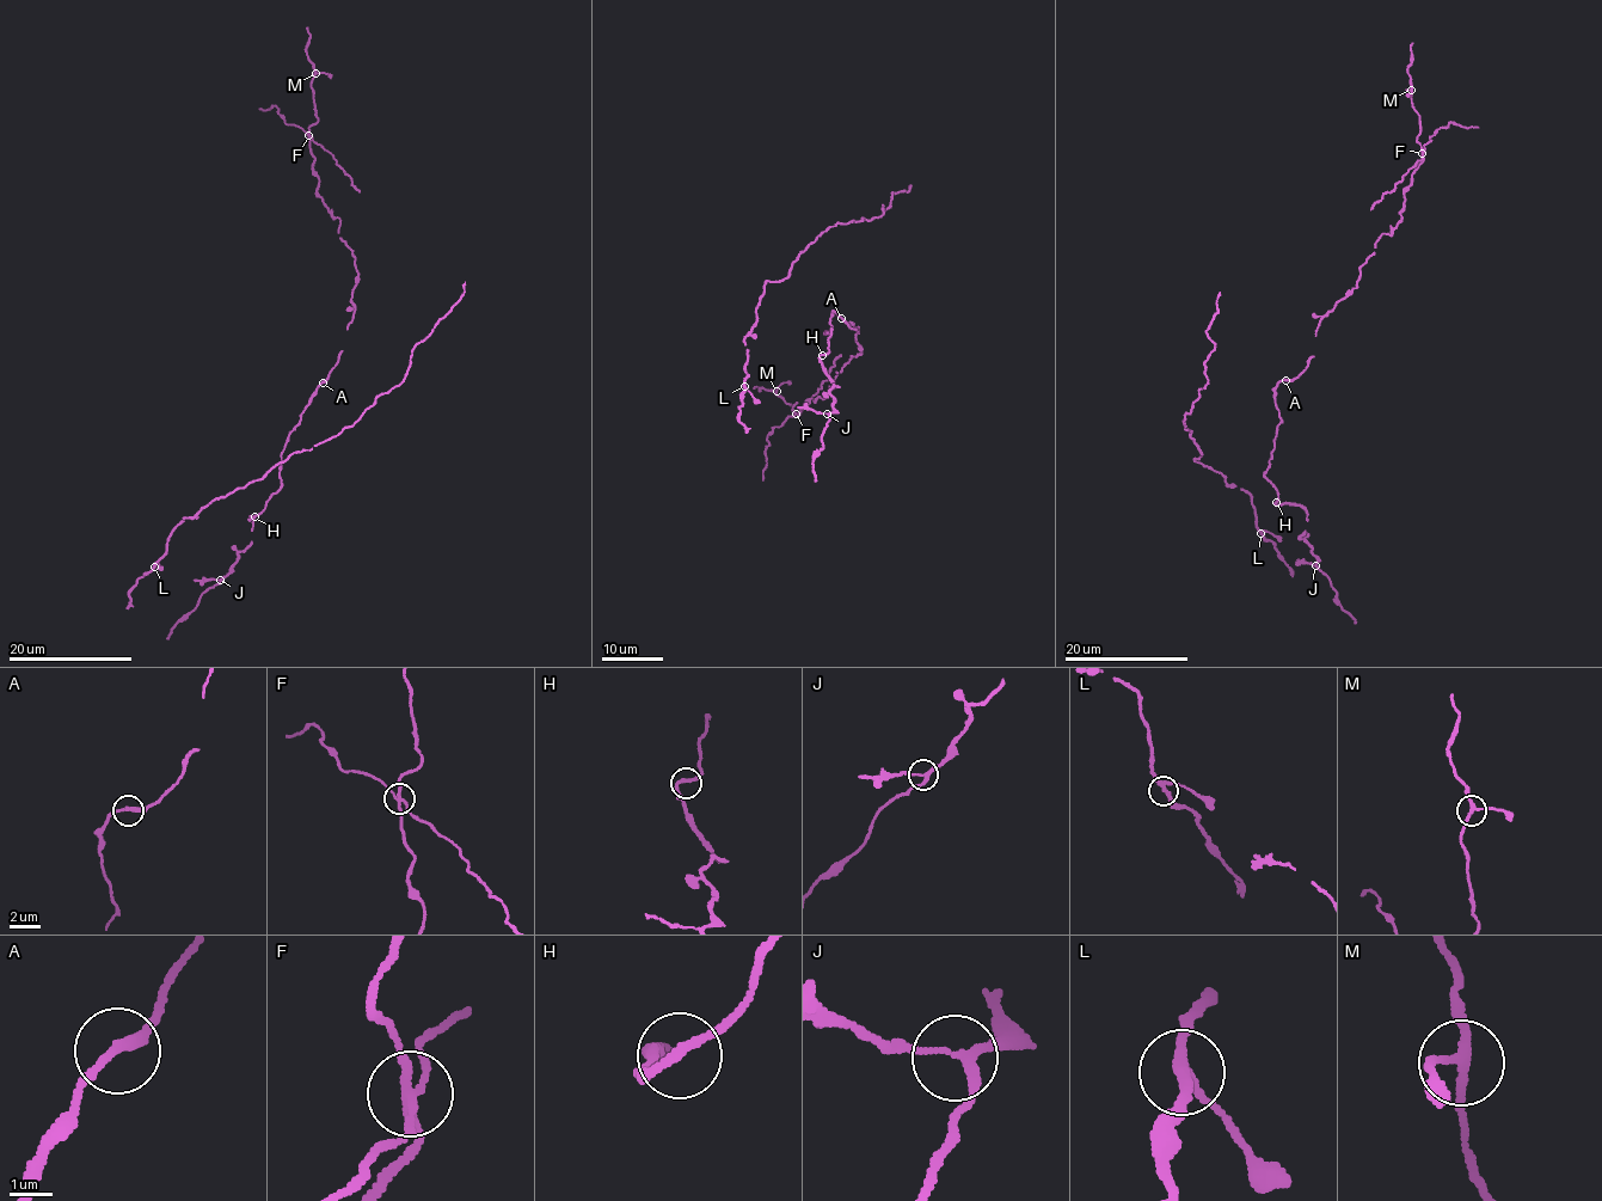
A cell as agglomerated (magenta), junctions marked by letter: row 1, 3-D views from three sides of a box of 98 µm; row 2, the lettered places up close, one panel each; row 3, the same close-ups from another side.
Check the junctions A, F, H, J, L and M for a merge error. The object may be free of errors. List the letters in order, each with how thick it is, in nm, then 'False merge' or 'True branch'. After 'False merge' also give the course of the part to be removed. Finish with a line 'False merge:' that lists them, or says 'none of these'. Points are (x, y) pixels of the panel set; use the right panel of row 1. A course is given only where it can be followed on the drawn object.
A: Thickness 200 nm. True branch
F: Thickness 200 nm. False merge. Course of the part to remove: (1422, 153), (1430, 138), (1450, 122), (1467, 128), (1478, 127)
H: Thickness 220 nm. True branch
J: Thickness 180 nm. True branch
L: Thickness 240 nm. True branch
M: Thickness 180 nm. True branch
False merge: F

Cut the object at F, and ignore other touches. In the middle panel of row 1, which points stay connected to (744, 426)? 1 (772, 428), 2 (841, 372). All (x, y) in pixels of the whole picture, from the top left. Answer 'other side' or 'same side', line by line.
1: other side
2: same side

